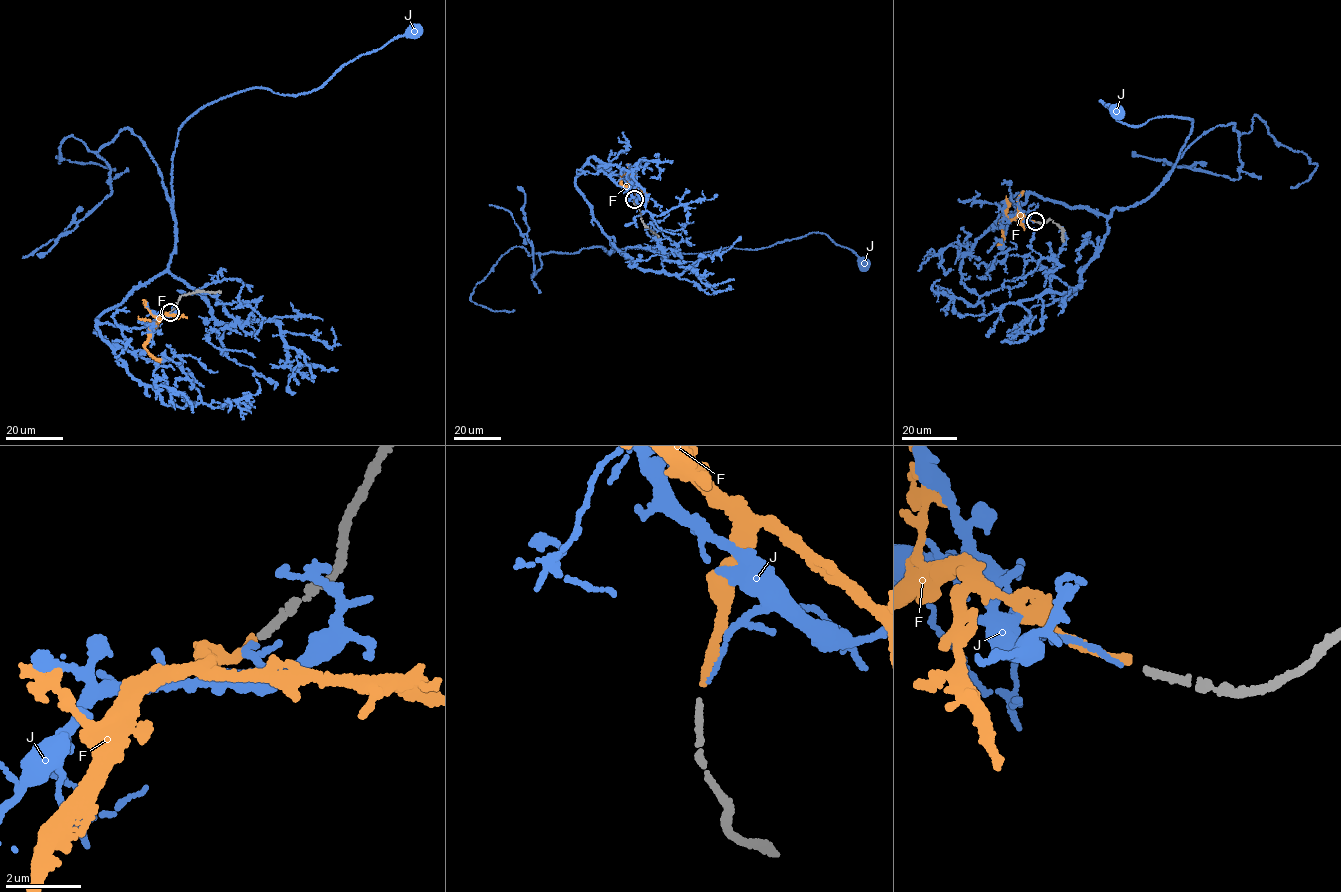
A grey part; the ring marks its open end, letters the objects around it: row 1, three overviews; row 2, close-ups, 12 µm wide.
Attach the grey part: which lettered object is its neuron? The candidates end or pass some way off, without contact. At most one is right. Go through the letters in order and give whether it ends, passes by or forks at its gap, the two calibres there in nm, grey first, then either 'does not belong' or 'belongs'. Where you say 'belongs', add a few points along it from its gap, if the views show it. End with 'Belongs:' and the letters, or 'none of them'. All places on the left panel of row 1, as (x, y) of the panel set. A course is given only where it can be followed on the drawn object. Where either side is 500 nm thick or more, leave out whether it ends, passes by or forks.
F: it ends; calibres 180 and 190 nm; belongs; course (170, 312), (163, 315), (145, 343), (147, 352), (160, 361)
J: it ends; calibres 180 and 110 nm; does not belong
Belongs: F

